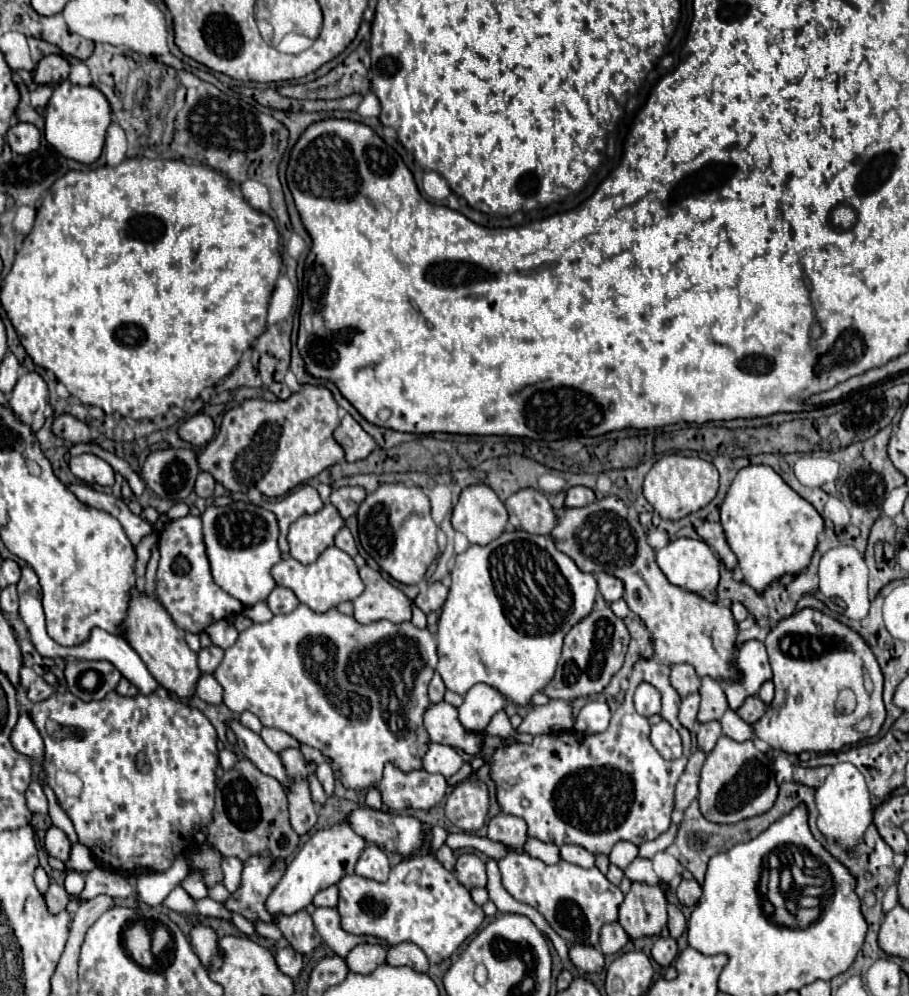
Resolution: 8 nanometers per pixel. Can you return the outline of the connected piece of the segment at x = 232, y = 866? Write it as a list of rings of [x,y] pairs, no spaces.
[[[237,857],[223,859],[223,873],[225,873],[225,887],[233,893],[237,887],[241,887],[241,873],[243,863]]]

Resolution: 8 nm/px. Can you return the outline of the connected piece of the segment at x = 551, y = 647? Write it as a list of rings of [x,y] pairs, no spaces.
[[[505,531],[489,545],[471,545],[467,551],[455,555],[451,567],[451,589],[437,631],[437,673],[443,677],[445,687],[459,695],[465,695],[475,683],[485,683],[501,691],[505,699],[525,707],[529,705],[529,697],[553,679],[567,631],[591,613],[595,597],[595,577],[581,573],[573,559],[553,545],[551,537]]]

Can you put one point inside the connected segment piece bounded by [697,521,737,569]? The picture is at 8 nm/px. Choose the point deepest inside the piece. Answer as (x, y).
(711, 533)

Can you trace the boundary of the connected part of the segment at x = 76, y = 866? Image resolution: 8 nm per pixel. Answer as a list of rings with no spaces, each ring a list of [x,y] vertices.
[[[73,843],[71,845],[71,851],[69,851],[69,859],[65,861],[65,869],[67,871],[87,873],[87,865],[95,865],[93,855],[89,853],[89,849],[85,849],[85,845]]]

